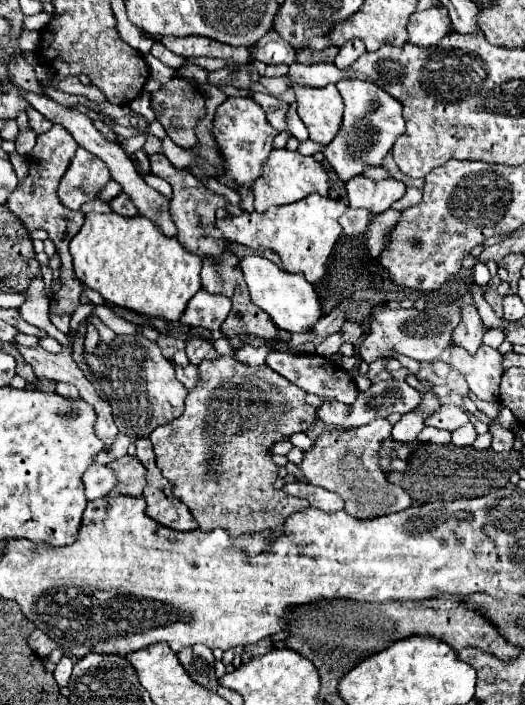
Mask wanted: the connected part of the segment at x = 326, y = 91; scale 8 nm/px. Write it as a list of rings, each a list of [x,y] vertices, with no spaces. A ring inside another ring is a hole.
[[[334,84],[324,88],[294,86],[298,116],[310,132],[310,140],[328,144],[342,122],[342,98]]]

